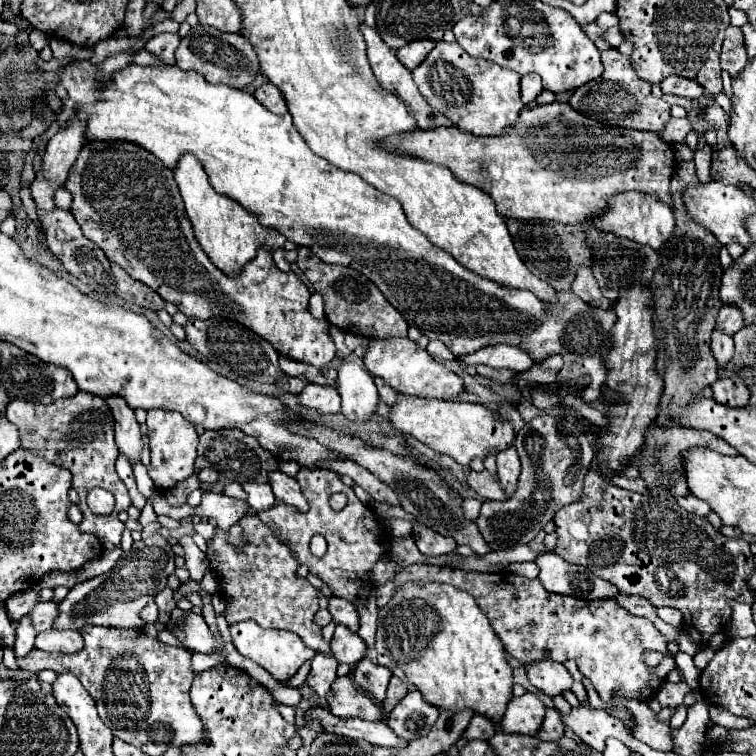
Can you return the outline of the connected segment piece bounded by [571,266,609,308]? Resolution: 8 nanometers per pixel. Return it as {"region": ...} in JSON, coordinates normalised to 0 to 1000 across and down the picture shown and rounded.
{"region":[[[766,352],[763,357],[763,365],[755,376],[755,384],[769,394],[769,397],[776,397],[779,402],[790,402],[792,407],[800,407],[806,402],[806,397],[795,389],[792,378],[790,378],[790,370],[784,368],[784,360],[779,352]]]}

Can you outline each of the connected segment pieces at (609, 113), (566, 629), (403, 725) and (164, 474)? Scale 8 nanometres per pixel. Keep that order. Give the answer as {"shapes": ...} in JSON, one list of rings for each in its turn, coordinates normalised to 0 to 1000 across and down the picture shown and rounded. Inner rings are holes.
{"shapes":[[[[806,63],[806,66],[795,69],[795,79],[798,79],[800,95],[790,106],[766,114],[758,122],[758,127],[753,132],[753,140],[758,146],[774,151],[774,153],[782,153],[782,156],[795,159],[795,161],[808,164],[808,167],[877,175],[882,159],[888,156],[888,151],[885,151],[888,140],[880,132],[866,130],[861,124],[861,111],[848,106],[840,98],[840,93],[835,87],[835,79],[827,77],[816,63]]],[[[544,746],[533,749],[522,762],[522,772],[536,772],[536,770],[591,770],[607,780],[620,783],[628,788],[634,804],[644,812],[649,820],[649,828],[655,839],[663,844],[668,860],[684,870],[689,878],[705,878],[713,873],[734,873],[734,876],[747,876],[747,873],[761,873],[766,881],[766,889],[776,894],[790,913],[792,923],[806,931],[808,923],[840,923],[856,929],[861,926],[874,905],[880,902],[882,892],[893,884],[890,868],[882,862],[882,849],[877,839],[856,820],[848,815],[837,815],[835,810],[824,807],[819,799],[813,799],[811,791],[795,791],[795,794],[761,794],[758,788],[742,788],[724,783],[710,765],[694,765],[684,762],[676,757],[655,757],[655,759],[634,759],[634,757],[612,757],[591,749],[573,749],[573,746]],[[851,860],[869,860],[877,865],[877,873],[864,889],[851,876]]],[[[546,913],[533,926],[528,926],[528,931],[515,944],[512,958],[525,974],[536,979],[549,979],[570,966],[578,947],[578,937],[562,929],[552,913]]],[[[200,542],[194,545],[194,566],[197,566],[197,593],[200,593],[200,614],[197,630],[205,643],[213,648],[229,646],[234,638],[250,632],[255,627],[255,614],[261,606],[261,571],[237,545],[216,545]]]]}

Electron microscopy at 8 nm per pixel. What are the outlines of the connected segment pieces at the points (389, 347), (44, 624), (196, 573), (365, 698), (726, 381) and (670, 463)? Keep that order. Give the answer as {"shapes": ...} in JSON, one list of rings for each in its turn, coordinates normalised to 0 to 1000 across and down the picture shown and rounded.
{"shapes":[[[[512,447],[512,450],[491,450],[485,455],[485,466],[480,479],[493,497],[504,497],[512,511],[522,519],[557,524],[557,526],[581,526],[581,529],[602,529],[615,519],[615,508],[610,497],[591,489],[583,479],[578,479],[565,463],[552,460],[541,447]]],[[[70,796],[46,799],[44,807],[41,807],[41,823],[44,823],[46,836],[65,833],[70,820],[73,820],[73,815],[75,815],[75,799],[70,799]]],[[[239,712],[237,720],[245,725],[245,751],[250,754],[253,759],[253,767],[266,772],[266,765],[269,759],[276,754],[276,741],[271,738],[271,733],[258,722],[255,712]]],[[[464,894],[446,897],[438,907],[438,923],[435,937],[438,944],[448,950],[464,950],[475,947],[480,952],[507,952],[507,934],[499,931],[485,915],[480,915]]],[[[964,497],[964,500],[951,500],[948,505],[940,508],[943,526],[951,534],[967,534],[970,540],[988,537],[992,528],[992,517],[978,497]]],[[[861,561],[853,571],[853,585],[851,590],[835,603],[832,614],[840,614],[845,619],[845,630],[853,635],[856,648],[861,656],[877,656],[877,659],[898,659],[898,656],[911,656],[911,643],[909,643],[909,630],[906,630],[906,608],[903,598],[911,593],[927,590],[938,593],[946,587],[948,598],[972,603],[972,593],[967,593],[962,585],[951,582],[951,577],[940,577],[940,571],[930,569],[914,569],[914,566],[898,566],[898,563],[869,563]]]]}

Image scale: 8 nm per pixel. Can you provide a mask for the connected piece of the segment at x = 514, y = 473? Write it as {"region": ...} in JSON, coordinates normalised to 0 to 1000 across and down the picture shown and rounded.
{"region":[[[676,590],[671,595],[663,595],[657,601],[657,630],[660,630],[671,656],[676,656],[676,651],[681,648],[687,622],[689,622],[689,616],[687,616],[687,603],[684,603],[681,590]]]}

